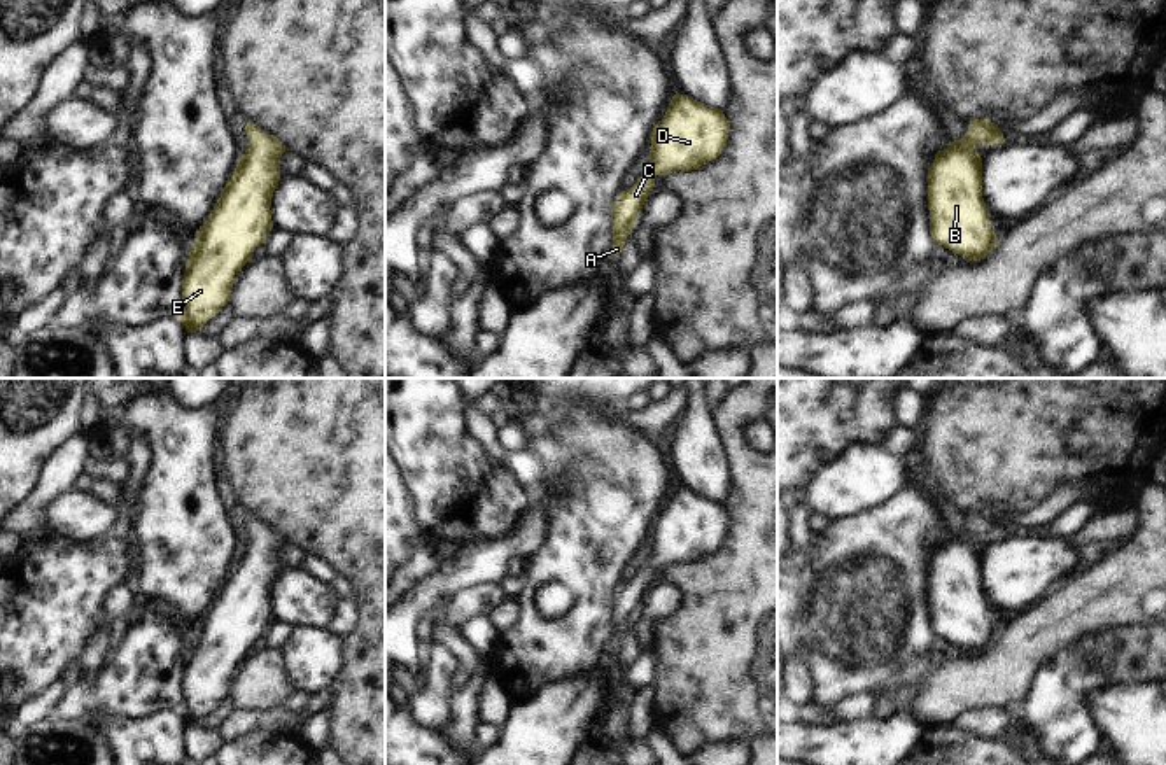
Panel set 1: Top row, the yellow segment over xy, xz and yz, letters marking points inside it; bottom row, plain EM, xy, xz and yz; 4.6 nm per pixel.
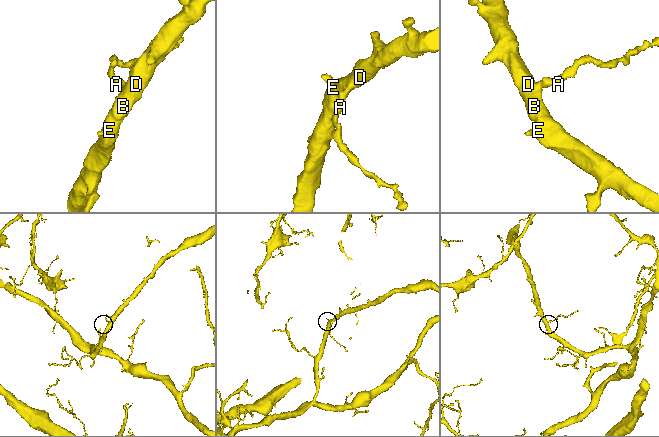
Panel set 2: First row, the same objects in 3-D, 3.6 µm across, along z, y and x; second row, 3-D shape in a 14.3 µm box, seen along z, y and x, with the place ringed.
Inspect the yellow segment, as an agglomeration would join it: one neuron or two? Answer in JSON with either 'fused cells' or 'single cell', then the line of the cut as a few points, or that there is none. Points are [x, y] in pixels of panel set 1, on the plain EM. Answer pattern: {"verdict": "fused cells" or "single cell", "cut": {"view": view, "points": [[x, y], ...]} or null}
{"verdict": "single cell", "cut": null}

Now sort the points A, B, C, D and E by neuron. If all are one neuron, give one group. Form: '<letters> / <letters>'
A B C D E

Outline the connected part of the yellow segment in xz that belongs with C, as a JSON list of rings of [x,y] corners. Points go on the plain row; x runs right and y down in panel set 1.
[[[676,485],[665,508],[651,523],[650,558],[637,574],[611,595],[613,649],[630,627],[657,567],[699,562],[716,551],[728,532],[730,513],[723,502]]]

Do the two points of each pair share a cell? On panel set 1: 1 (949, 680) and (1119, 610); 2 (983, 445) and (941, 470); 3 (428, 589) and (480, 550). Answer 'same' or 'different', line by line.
1: same
2: same
3: same

